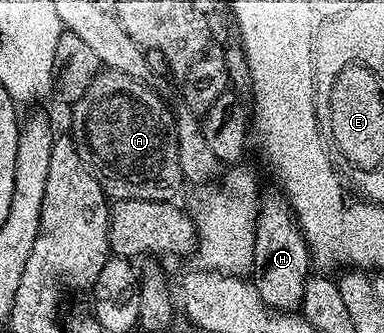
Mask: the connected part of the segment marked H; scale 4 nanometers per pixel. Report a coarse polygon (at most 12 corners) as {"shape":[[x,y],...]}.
{"shape":[[263,200],[252,283],[301,310],[309,246],[289,201]]}

